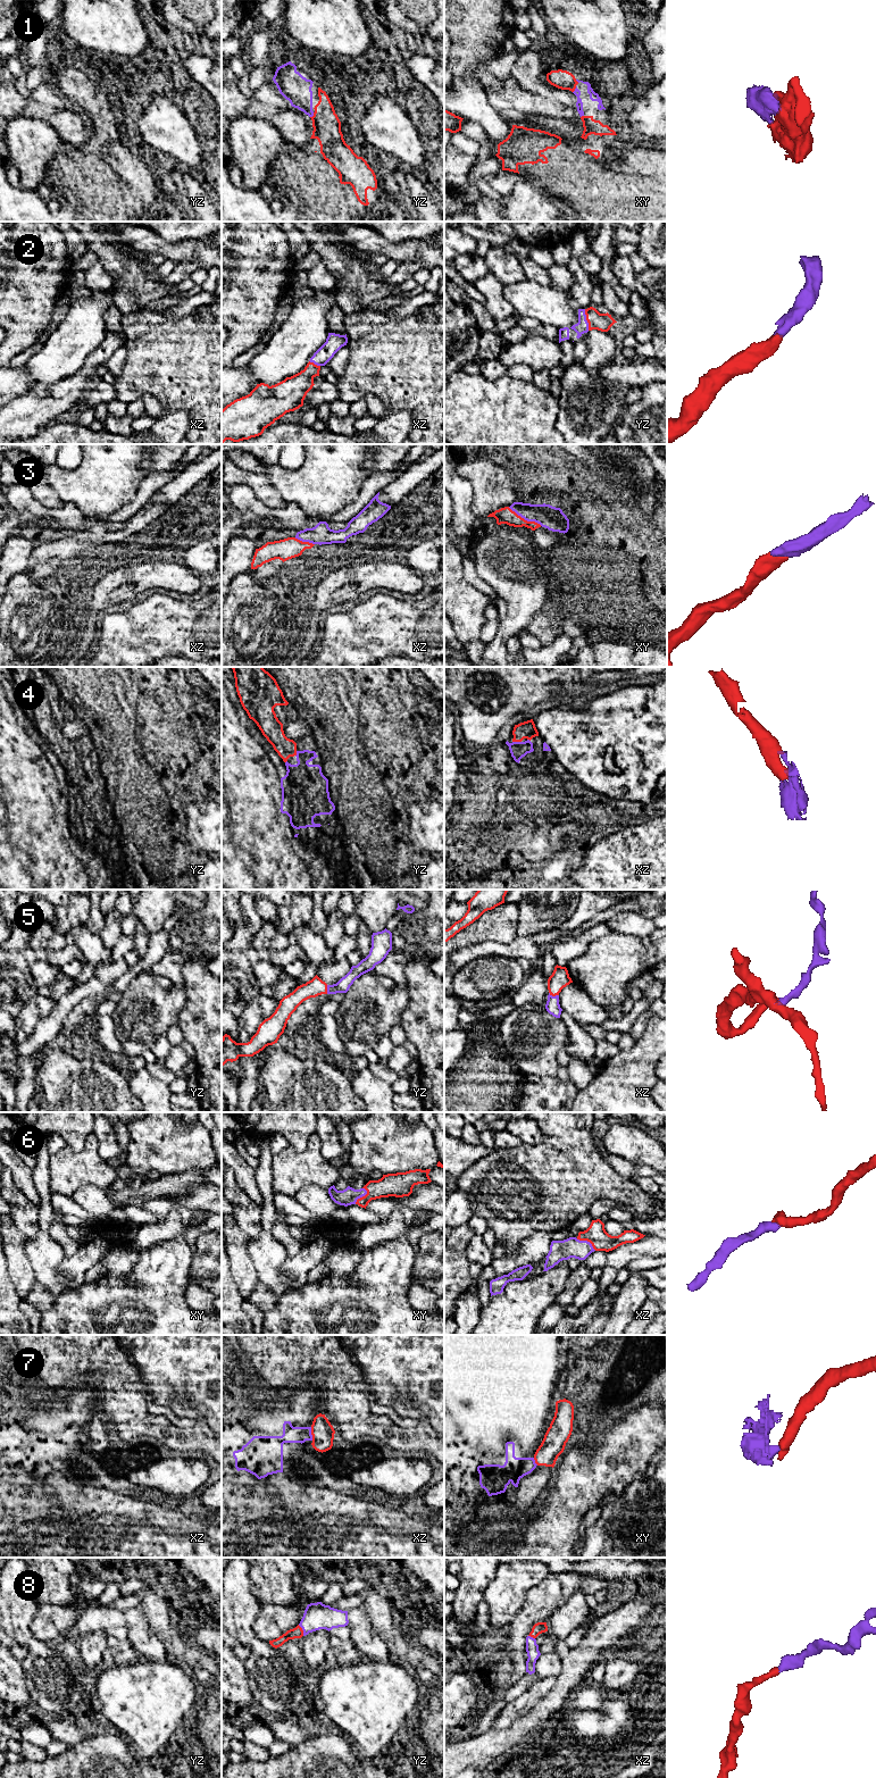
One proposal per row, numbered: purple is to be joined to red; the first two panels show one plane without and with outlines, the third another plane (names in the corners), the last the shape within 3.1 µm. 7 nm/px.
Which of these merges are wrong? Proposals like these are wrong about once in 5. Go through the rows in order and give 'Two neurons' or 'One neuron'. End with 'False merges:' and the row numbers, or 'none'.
1: One neuron
2: One neuron
3: One neuron
4: One neuron
5: One neuron
6: One neuron
7: Two neurons
8: One neuron
False merges: 7

